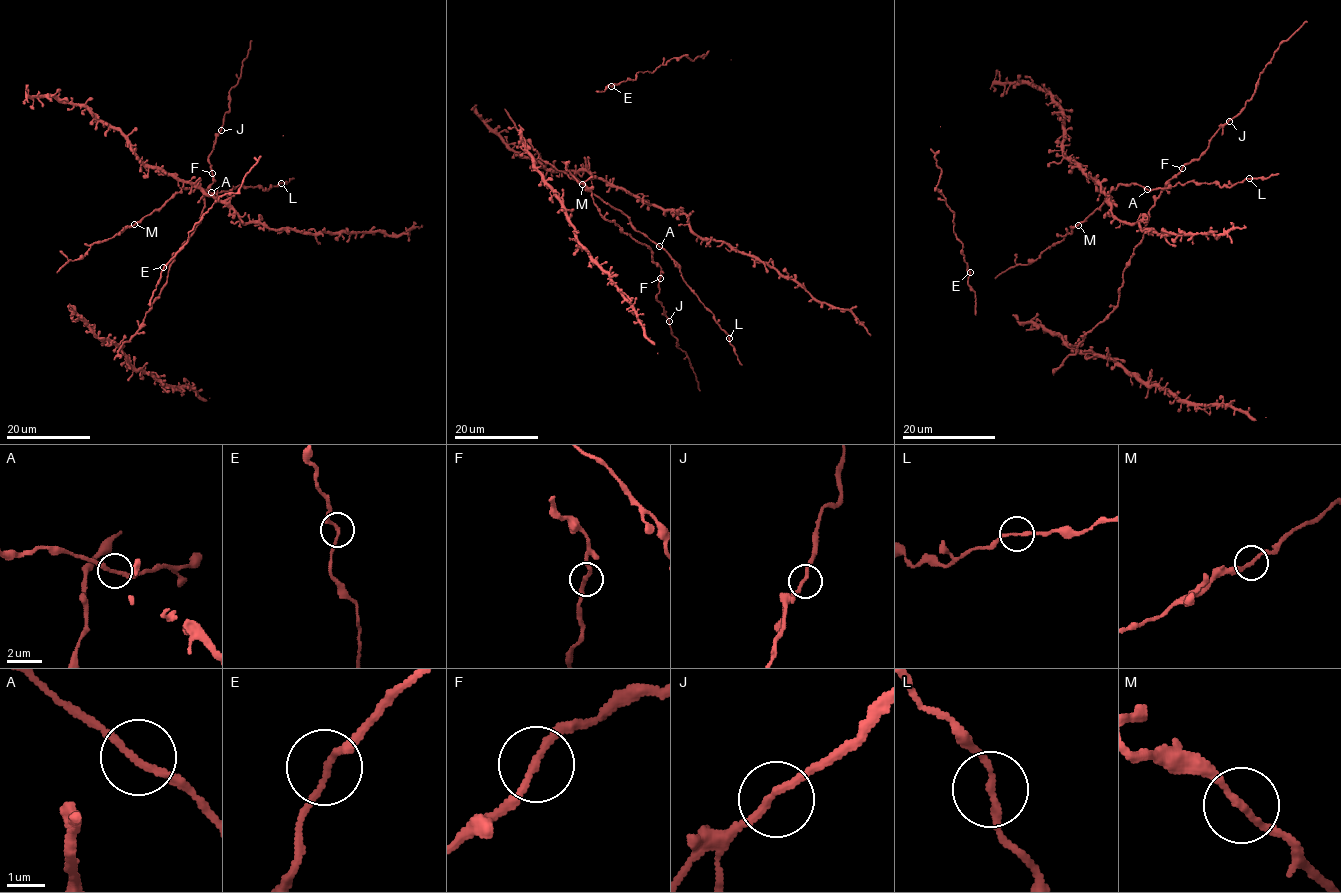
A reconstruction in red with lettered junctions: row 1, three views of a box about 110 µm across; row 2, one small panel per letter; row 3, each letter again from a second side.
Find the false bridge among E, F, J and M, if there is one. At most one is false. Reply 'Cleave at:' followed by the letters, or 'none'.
Cleave at: none

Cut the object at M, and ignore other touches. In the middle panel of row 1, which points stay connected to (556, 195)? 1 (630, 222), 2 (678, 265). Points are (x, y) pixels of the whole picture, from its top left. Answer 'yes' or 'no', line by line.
1: no
2: no

